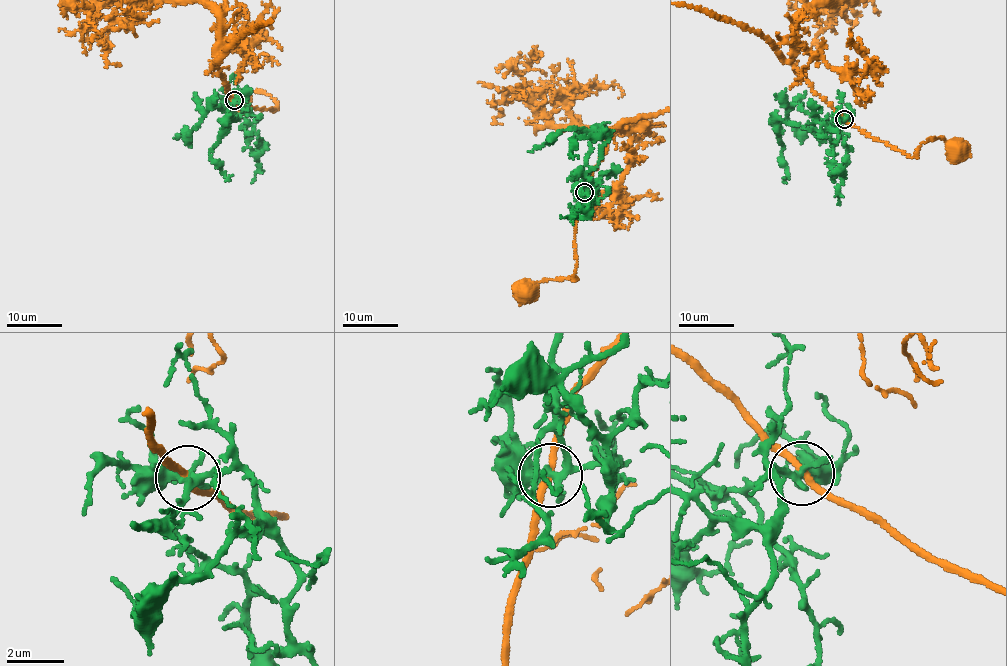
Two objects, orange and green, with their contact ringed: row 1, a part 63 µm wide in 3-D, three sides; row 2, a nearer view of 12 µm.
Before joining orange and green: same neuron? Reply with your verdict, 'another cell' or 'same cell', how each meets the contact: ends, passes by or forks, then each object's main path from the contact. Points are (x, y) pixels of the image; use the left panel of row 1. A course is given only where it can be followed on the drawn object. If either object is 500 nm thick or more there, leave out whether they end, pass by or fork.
another cell; orange passes by; green forks; course green (234, 101), (245, 100), (248, 110), (227, 122), (227, 130), (210, 152), (210, 159), (224, 175), (233, 176)

